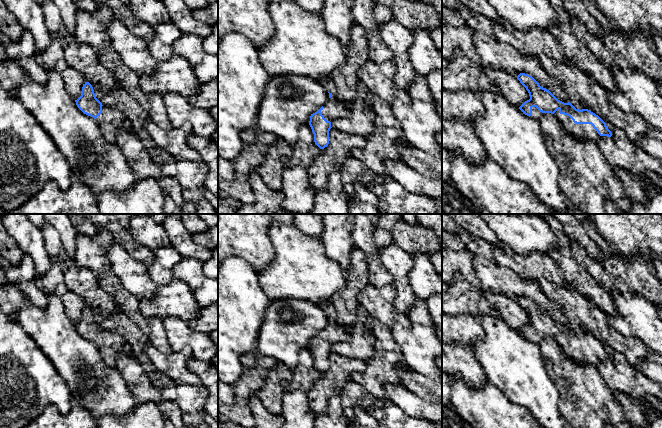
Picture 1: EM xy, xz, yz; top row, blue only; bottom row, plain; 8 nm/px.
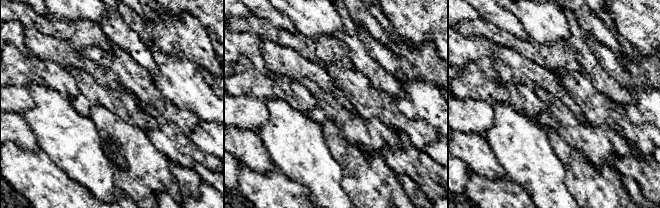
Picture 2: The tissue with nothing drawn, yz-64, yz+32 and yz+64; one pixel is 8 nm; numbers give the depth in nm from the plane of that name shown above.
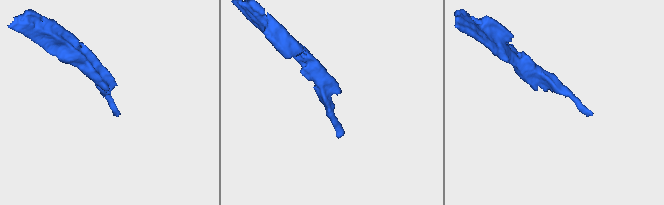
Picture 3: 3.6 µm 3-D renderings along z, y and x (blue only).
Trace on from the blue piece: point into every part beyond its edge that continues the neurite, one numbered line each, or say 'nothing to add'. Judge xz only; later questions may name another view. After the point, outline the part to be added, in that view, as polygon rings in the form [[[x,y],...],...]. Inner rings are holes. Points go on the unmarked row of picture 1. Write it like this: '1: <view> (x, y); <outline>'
1: xz (333, 333); [[[333,318],[328,322],[323,331],[321,337],[330,346],[339,342],[347,342],[350,339],[349,328],[339,325]]]

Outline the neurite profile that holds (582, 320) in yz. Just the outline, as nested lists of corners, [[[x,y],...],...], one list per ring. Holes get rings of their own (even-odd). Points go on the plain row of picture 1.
[[[536,277],[537,283],[541,286],[543,292],[546,296],[558,304],[558,306],[564,312],[569,326],[579,334],[588,333],[591,336],[598,339],[604,346],[610,347],[622,353],[630,364],[635,368],[639,369],[641,361],[647,356],[649,348],[640,342],[637,338],[631,336],[626,338],[616,331],[609,321],[609,317],[595,307],[589,297],[577,291],[573,286],[567,283],[566,286],[560,286],[552,282],[547,281],[542,277]]]

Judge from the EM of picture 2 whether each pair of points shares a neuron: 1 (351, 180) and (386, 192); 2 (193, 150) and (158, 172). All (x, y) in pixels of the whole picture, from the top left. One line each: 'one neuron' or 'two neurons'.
1: one neuron
2: two neurons

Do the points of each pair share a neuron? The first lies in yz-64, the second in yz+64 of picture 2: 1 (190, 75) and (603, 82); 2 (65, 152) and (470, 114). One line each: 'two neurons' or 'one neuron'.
1: two neurons
2: two neurons

